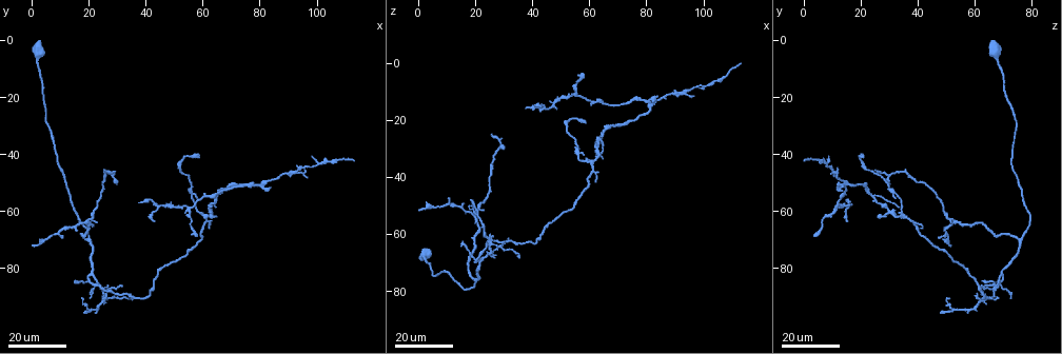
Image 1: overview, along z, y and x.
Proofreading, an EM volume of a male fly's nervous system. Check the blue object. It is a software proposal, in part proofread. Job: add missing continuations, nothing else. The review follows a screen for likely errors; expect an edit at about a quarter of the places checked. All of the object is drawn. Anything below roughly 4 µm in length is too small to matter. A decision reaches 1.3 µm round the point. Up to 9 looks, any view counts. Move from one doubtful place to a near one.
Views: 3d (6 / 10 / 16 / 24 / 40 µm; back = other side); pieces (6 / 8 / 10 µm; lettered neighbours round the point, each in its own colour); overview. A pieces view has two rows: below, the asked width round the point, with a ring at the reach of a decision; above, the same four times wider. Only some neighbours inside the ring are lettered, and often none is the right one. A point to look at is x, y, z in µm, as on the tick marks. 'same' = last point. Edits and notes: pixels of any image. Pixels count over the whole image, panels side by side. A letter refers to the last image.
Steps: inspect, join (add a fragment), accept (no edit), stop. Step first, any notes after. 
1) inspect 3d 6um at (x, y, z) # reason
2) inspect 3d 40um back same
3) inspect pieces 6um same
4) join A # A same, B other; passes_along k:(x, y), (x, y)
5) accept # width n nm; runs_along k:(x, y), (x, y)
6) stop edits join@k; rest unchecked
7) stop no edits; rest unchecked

inspect 3d 16um at (0, 72, 51) # end of a long branch

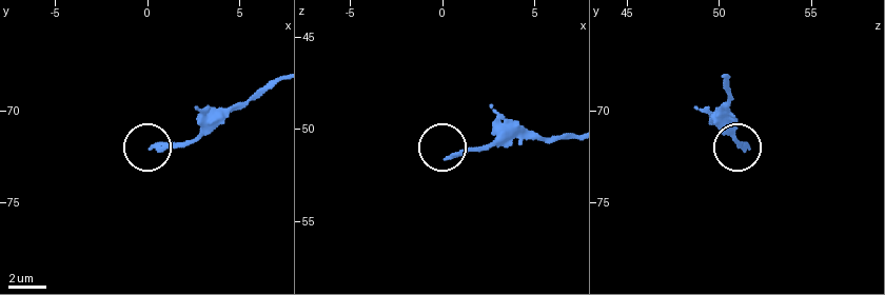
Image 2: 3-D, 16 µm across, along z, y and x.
inspect pieces 8um at (0.2, 72.0, 51.6)

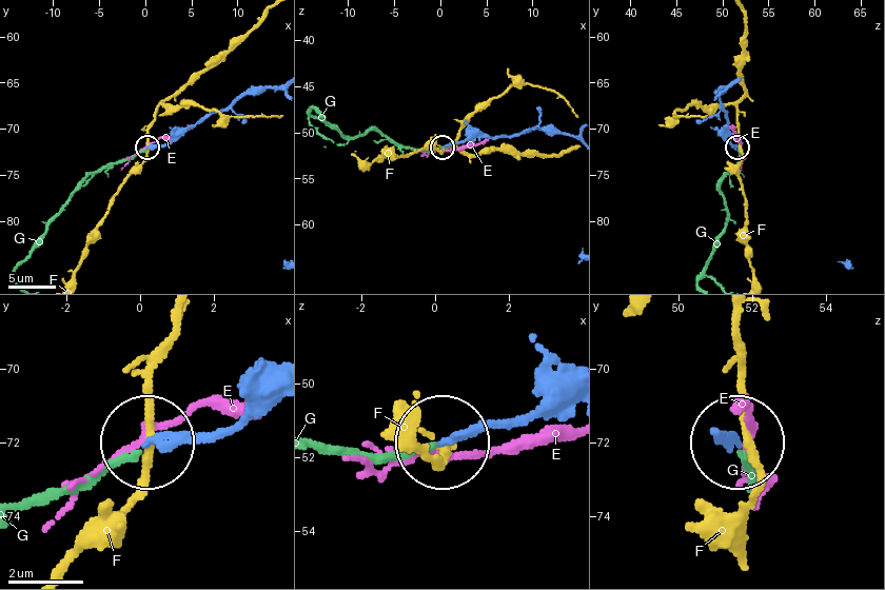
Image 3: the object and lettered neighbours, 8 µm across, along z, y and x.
join G # width 230 nm; E other, F other, G same; passes_along 3:(720, 432), (734, 438), (750, 479); it goes on there

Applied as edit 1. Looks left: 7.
inspect overview

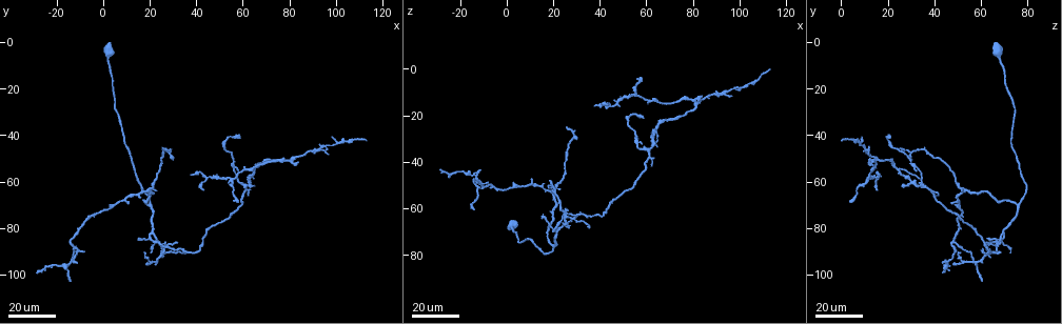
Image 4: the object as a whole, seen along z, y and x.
inspect 3d 40um at (18, 96, 48) # branch stops here

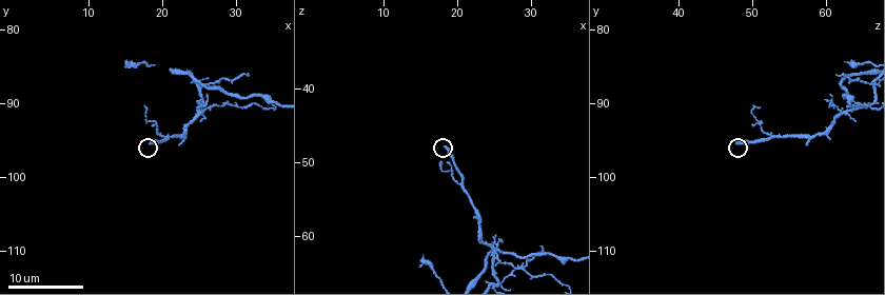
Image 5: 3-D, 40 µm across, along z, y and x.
inspect pieces 6um at (18.5, 95.0, 48.0)

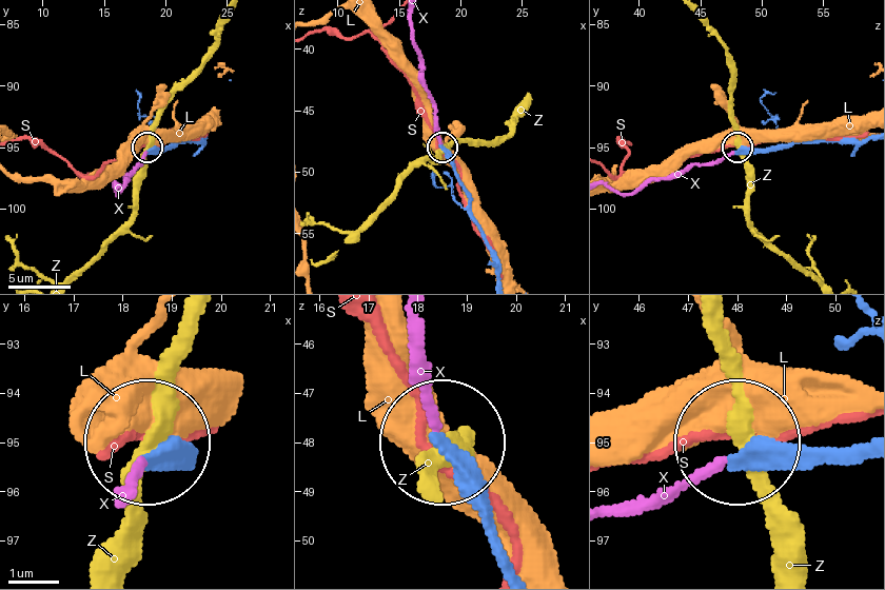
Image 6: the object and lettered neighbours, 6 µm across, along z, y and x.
join X # width 250 nm; L other, S other, X same, Z other; the neuron continues

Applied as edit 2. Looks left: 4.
inspect 3d 24um at (23, 64, 51)

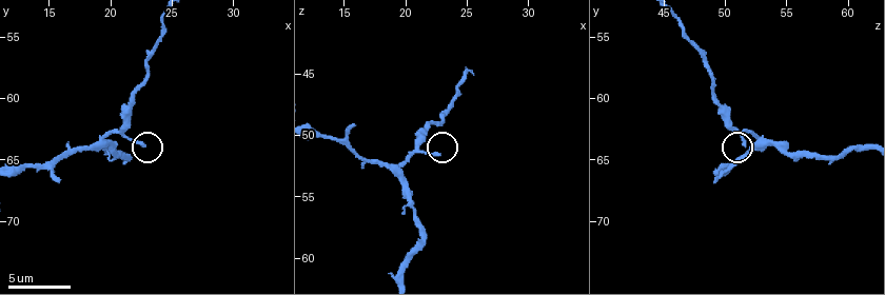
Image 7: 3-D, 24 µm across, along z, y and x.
inspect 3d 10um at (22.8, 63.8, 51.4)

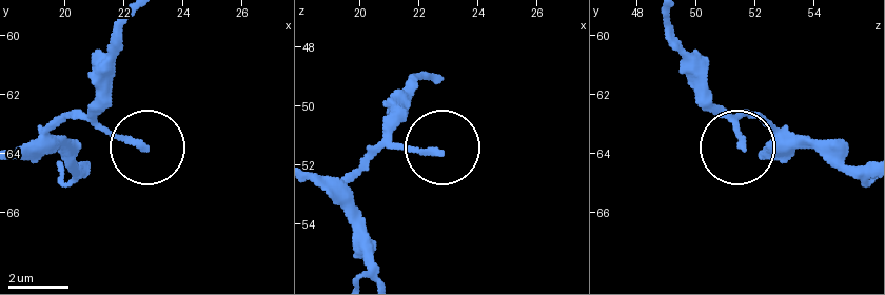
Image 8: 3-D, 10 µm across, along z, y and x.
inspect pieces 6um at (22.7, 63.7, 51.5)

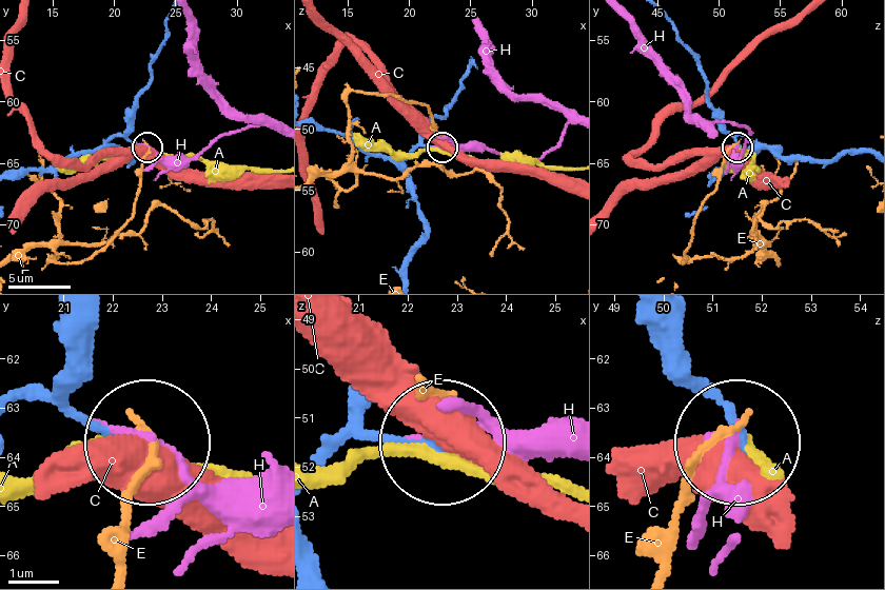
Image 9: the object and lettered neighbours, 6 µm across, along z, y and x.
accept # A other, C other, E other, H other; none of them fits

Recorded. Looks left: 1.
stop edits join@3, join@6; rest unchecked

